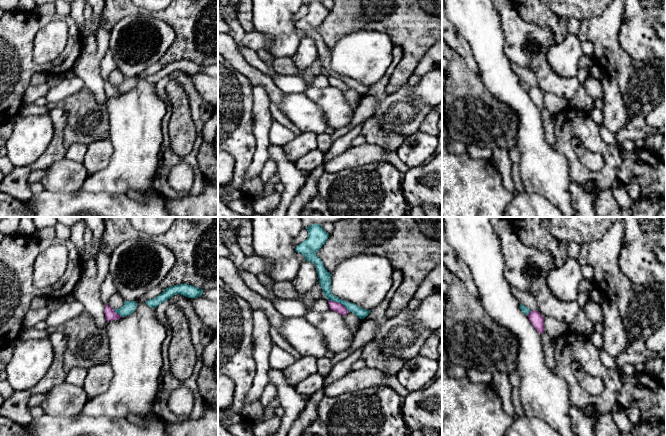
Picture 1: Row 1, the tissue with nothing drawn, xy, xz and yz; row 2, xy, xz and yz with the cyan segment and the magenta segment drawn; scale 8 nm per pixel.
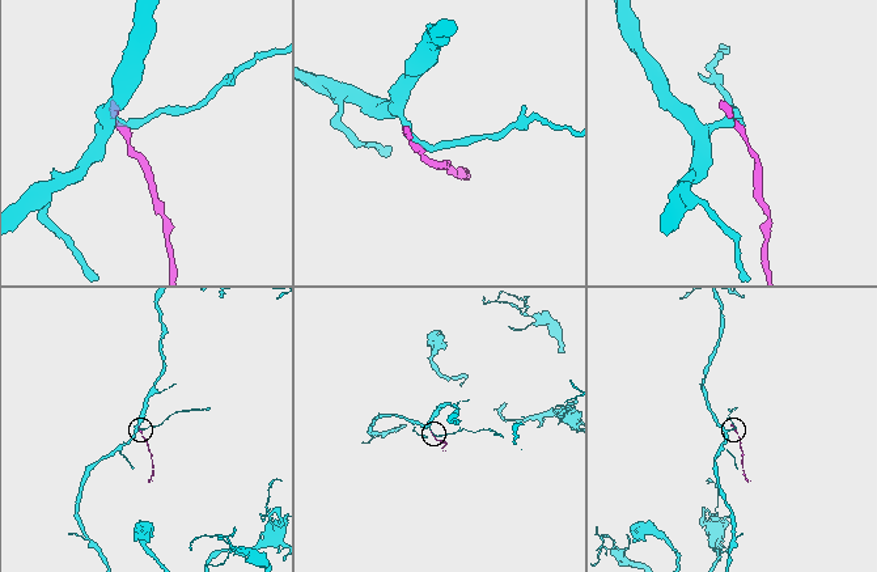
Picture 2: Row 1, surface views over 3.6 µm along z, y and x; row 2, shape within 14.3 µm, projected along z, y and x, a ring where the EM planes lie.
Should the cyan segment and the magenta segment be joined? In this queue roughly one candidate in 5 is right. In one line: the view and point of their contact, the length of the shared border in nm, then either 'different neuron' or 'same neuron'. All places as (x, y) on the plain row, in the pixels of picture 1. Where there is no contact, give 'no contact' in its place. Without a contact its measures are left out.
contact xz (339, 78); length 200 nm; different neuron

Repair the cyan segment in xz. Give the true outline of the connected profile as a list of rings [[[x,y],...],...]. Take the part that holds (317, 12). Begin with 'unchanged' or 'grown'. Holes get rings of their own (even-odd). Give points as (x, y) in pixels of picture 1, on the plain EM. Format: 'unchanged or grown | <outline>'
unchanged | [[[312,0],[306,5],[308,7],[308,13],[305,17],[296,22],[295,27],[301,29],[305,33],[305,37],[309,37],[316,42],[319,61],[322,64],[324,72],[328,76],[342,80],[349,88],[352,88],[360,95],[364,95],[371,86],[362,85],[356,80],[342,76],[332,70],[332,50],[325,45],[323,38],[316,31],[316,29],[327,17],[329,10],[322,4],[321,0]]]

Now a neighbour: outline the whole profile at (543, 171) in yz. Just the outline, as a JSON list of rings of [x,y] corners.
[[[444,0],[445,14],[472,49],[479,70],[479,78],[499,101],[507,104],[518,116],[517,144],[521,153],[520,178],[524,192],[538,194],[559,207],[565,217],[575,217],[572,207],[569,163],[565,156],[554,150],[546,138],[539,108],[528,92],[520,85],[520,79],[512,70],[510,60],[504,53],[505,37],[500,16],[492,0]]]

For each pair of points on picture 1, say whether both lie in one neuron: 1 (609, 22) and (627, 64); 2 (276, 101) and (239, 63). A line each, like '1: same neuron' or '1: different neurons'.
1: same neuron
2: same neuron

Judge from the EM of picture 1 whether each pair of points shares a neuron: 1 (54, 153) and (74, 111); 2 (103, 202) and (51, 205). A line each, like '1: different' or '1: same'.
1: different
2: same

